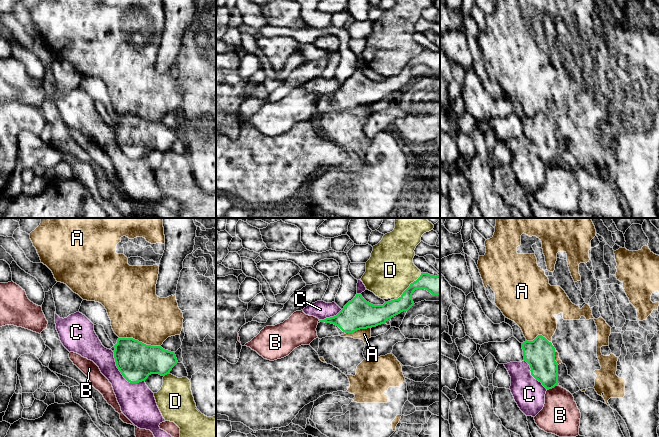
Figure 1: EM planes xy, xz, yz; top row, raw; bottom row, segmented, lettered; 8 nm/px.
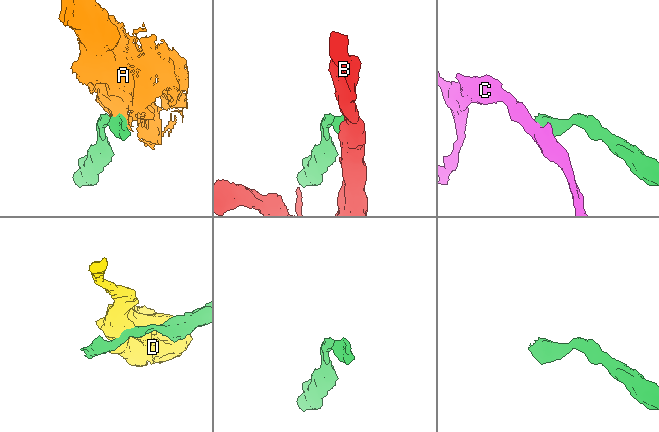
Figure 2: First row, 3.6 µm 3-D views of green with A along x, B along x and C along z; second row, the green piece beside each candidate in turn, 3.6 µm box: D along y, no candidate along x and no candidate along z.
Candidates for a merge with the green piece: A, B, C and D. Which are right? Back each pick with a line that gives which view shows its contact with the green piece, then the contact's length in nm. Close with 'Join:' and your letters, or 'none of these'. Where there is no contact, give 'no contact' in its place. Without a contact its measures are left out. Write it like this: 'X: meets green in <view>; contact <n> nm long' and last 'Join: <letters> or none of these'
Join: none of these

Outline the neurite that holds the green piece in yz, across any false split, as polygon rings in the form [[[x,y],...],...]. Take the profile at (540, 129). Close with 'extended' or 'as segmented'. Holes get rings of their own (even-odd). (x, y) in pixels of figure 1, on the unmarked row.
[[[542,111],[533,117],[522,119],[524,137],[531,144],[531,151],[547,165],[558,161],[558,140],[555,137],[555,124]]]; as segmented

